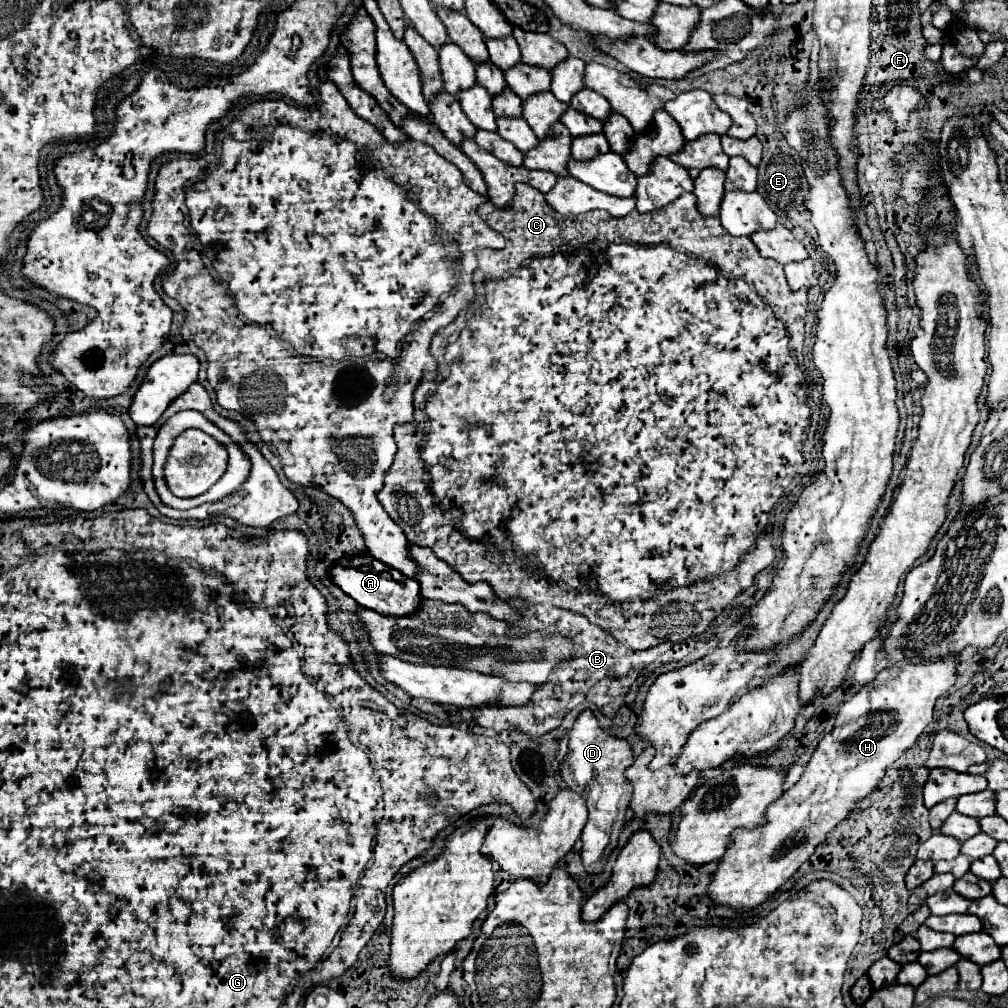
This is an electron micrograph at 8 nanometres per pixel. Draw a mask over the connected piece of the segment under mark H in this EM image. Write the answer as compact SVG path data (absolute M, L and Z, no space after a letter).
M958 657L908 663L882 669L878 677L848 699L834 729L818 743L800 781L780 801L768 807L768 823L756 829L736 829L732 845L720 859L708 895L714 903L734 909L752 909L778 891L794 871L810 859L816 845L848 817L852 807L870 795L886 769L910 747L932 721L934 705L956 681Z

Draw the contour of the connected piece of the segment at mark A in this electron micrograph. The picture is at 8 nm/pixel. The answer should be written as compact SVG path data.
M356 555L350 559L342 559L334 567L330 567L328 573L330 573L332 581L344 593L348 593L358 605L372 609L376 613L382 613L382 615L404 617L404 615L414 613L422 603L420 585L416 579L410 579L410 577L404 577L402 573L396 573L396 569L388 569L388 565L376 561L370 555Z

